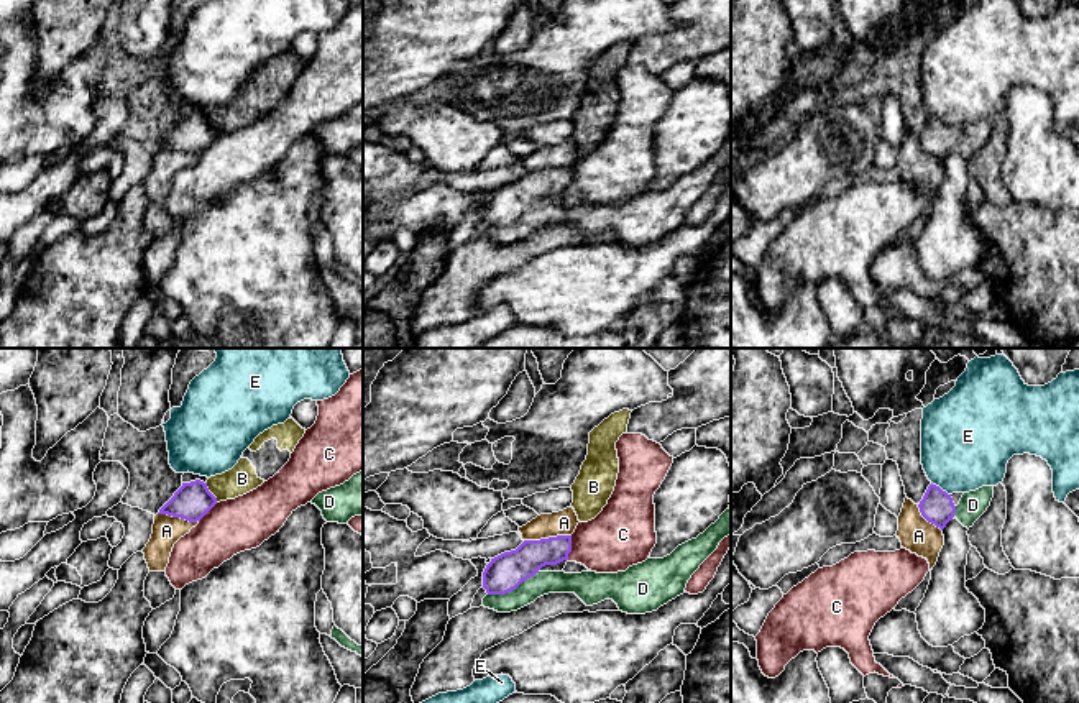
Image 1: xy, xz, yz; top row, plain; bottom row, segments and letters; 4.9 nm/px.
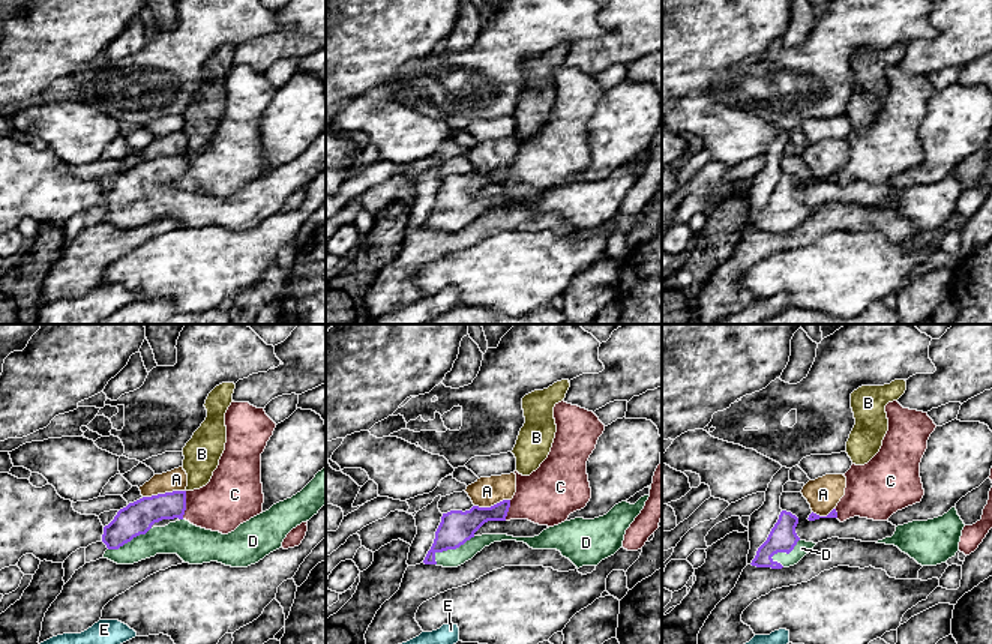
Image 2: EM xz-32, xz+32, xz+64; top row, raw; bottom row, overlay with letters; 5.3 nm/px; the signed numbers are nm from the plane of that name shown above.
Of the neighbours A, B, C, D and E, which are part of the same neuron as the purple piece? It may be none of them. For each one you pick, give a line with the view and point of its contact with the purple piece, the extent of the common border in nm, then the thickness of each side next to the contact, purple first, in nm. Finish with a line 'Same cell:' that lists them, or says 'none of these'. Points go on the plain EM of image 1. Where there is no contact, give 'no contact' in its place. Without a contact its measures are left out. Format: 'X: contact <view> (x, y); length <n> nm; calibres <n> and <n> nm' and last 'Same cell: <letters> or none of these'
D: contact xz (513, 220); length 280 nm; calibres 180 and 110 nm
Same cell: D

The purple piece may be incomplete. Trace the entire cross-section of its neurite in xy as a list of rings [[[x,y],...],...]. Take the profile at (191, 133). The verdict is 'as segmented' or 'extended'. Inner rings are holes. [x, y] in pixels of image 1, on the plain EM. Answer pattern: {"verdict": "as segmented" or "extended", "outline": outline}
{"verdict": "as segmented", "outline": [[[195,112],[182,115],[174,128],[159,141],[158,146],[181,149],[189,154],[200,153],[214,138],[217,130],[209,123],[207,115]]]}

